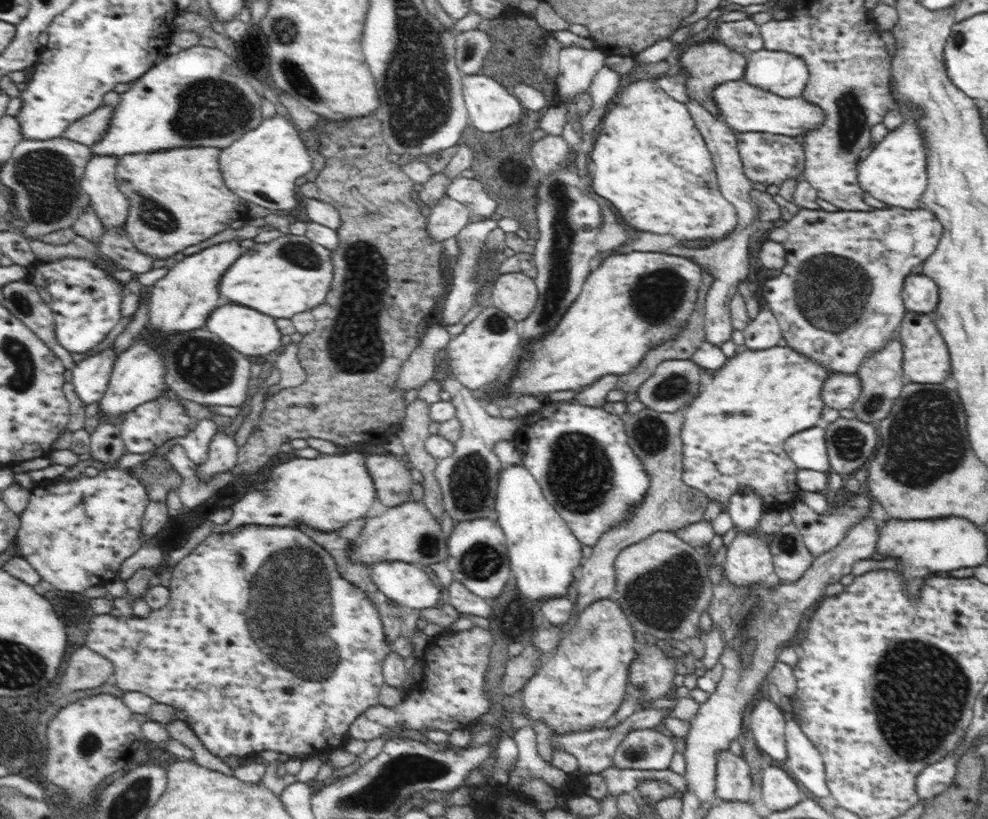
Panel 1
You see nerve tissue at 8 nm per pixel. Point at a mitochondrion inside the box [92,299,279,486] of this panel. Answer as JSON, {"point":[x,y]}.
{"point":[205,364]}

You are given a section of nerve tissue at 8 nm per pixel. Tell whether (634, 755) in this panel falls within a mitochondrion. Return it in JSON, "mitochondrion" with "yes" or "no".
{"mitochondrion":"no"}

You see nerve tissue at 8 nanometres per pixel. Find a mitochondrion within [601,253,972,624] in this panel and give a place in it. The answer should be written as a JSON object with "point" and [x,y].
{"point":[925,440]}

